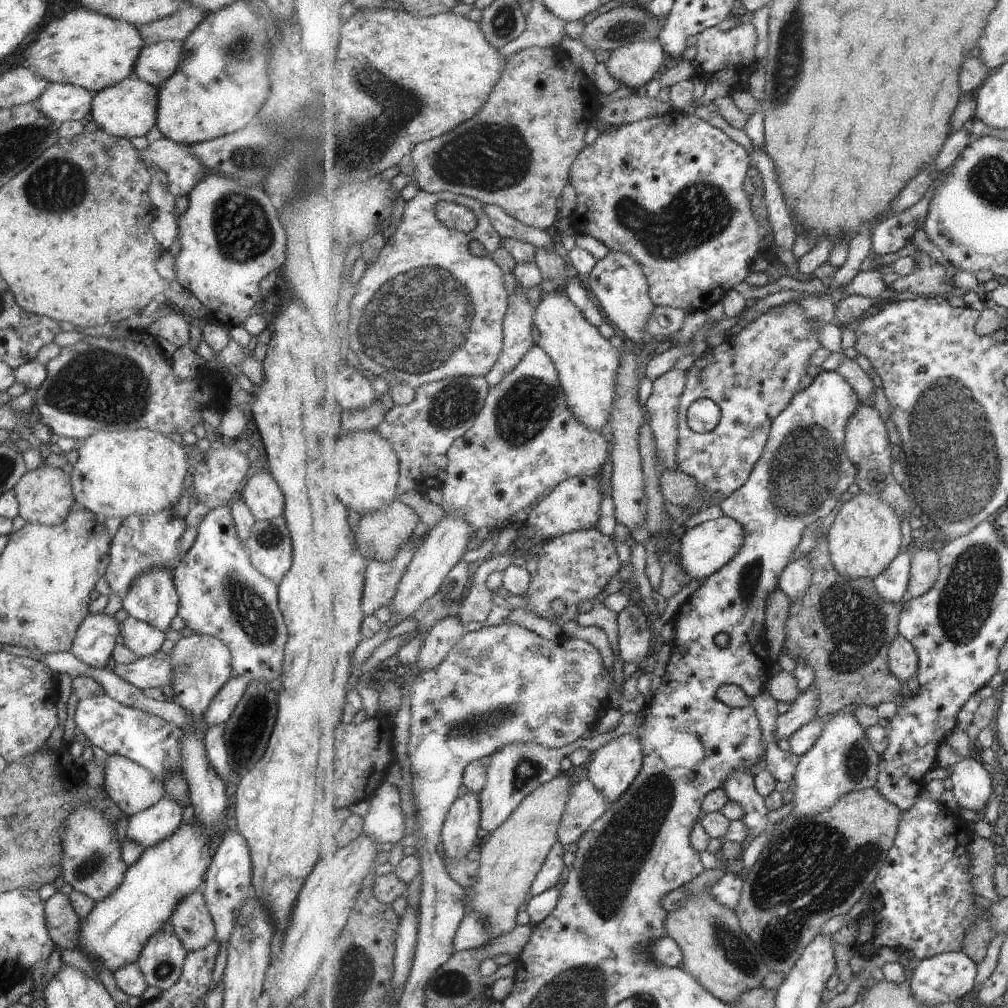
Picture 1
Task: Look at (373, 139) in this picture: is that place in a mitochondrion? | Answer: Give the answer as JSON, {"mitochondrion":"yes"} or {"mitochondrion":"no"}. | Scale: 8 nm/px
{"mitochondrion":"yes"}

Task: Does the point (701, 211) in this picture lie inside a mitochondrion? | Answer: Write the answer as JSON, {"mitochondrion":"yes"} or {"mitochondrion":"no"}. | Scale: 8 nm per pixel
{"mitochondrion":"yes"}

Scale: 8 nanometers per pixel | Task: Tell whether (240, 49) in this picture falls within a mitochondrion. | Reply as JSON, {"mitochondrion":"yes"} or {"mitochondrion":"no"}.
{"mitochondrion":"yes"}

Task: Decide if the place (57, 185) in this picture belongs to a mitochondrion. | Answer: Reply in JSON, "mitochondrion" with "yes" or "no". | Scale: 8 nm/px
{"mitochondrion":"yes"}

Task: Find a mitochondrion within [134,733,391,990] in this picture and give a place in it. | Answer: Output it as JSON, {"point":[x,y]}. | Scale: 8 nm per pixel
{"point":[164,969]}

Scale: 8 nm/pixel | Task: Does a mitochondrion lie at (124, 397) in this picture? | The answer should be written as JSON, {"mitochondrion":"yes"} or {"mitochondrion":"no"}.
{"mitochondrion":"yes"}

